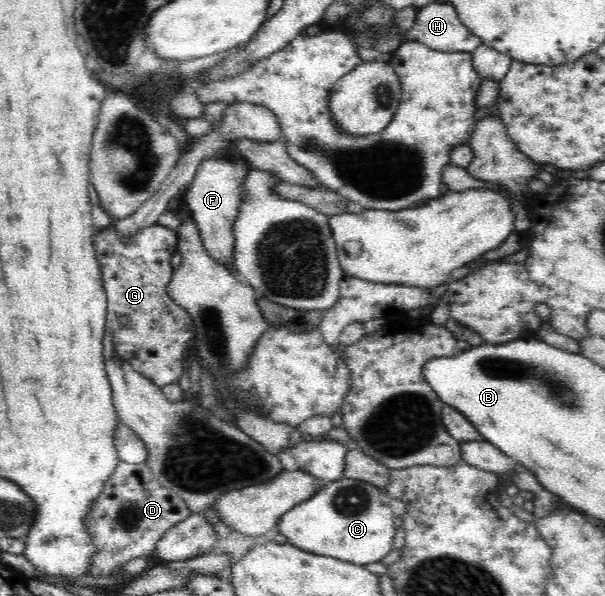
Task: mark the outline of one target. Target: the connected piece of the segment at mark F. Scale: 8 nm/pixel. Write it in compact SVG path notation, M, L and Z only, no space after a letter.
M207 157L200 161L194 181L187 187L187 193L185 193L185 203L191 211L191 218L195 220L195 226L199 230L207 254L215 262L228 267L233 274L236 274L233 265L233 230L240 205L243 203L239 191L239 184L242 181L237 178L237 173L238 169L233 161L227 161L225 157L223 159Z

